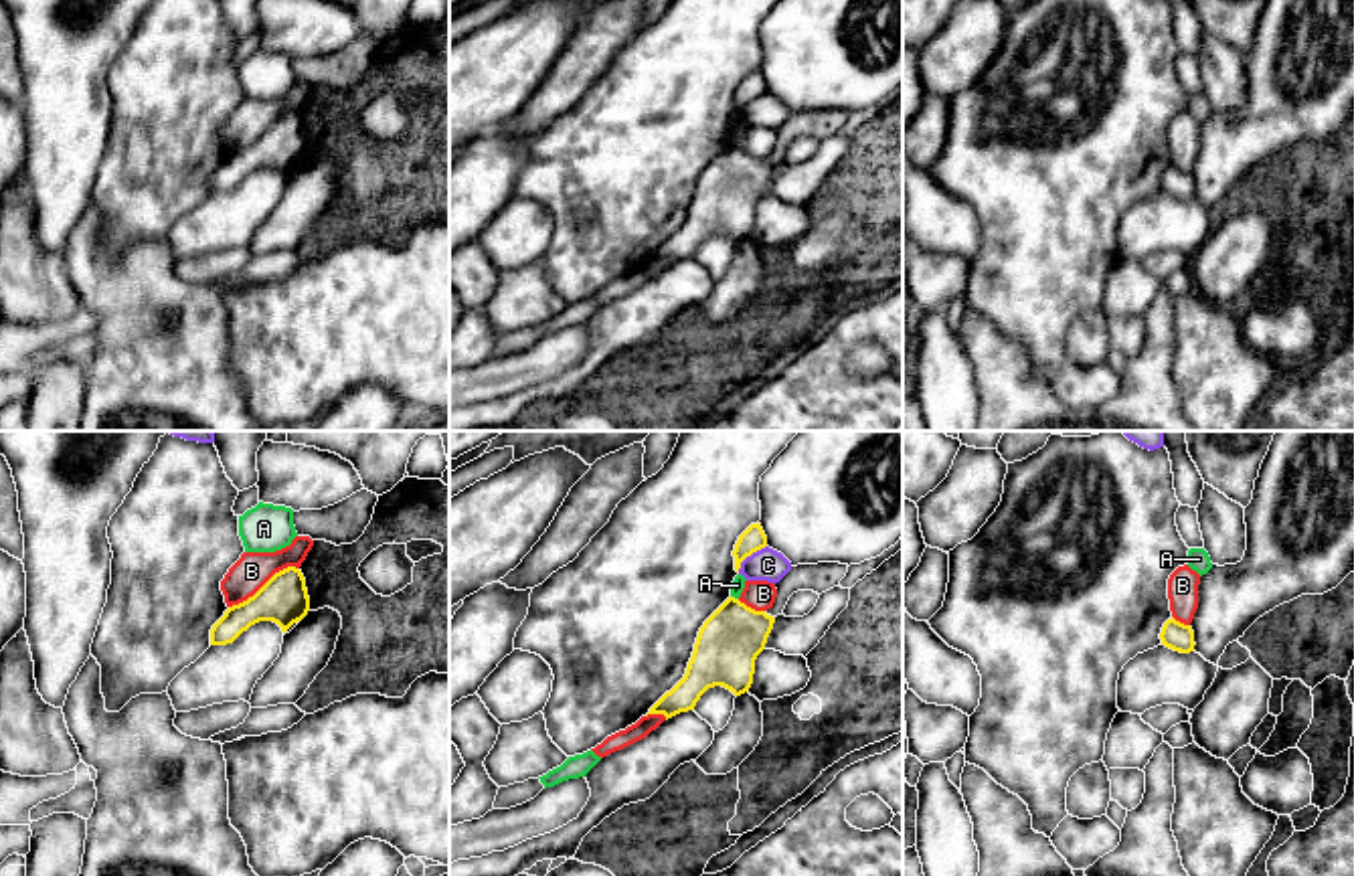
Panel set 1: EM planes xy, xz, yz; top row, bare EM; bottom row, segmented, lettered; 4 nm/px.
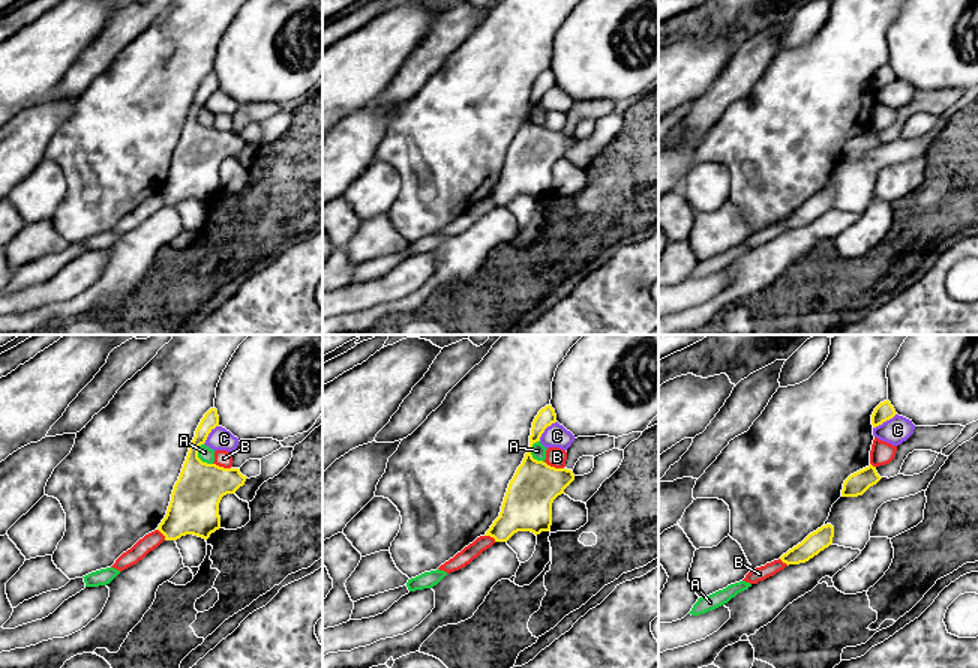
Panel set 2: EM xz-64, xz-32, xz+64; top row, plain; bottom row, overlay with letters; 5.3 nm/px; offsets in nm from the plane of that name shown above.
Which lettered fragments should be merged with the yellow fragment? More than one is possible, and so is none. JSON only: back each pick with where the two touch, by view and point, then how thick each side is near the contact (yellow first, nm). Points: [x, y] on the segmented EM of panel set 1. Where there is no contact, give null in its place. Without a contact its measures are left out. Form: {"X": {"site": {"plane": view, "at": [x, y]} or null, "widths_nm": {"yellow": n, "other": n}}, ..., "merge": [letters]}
{"merge": []}

